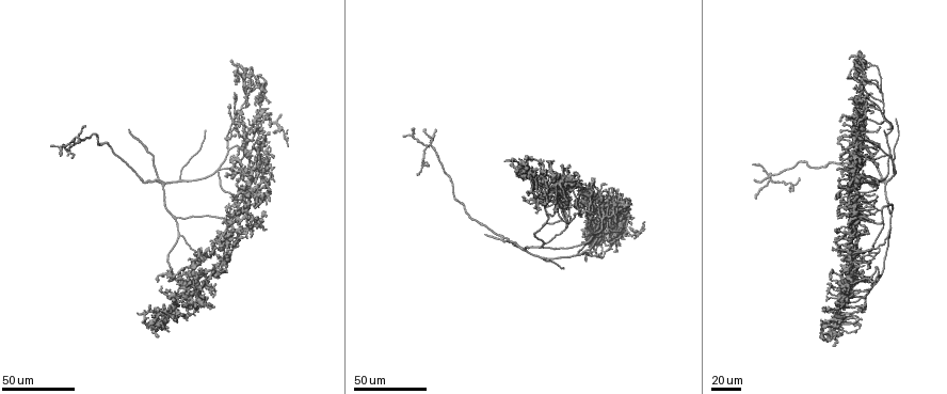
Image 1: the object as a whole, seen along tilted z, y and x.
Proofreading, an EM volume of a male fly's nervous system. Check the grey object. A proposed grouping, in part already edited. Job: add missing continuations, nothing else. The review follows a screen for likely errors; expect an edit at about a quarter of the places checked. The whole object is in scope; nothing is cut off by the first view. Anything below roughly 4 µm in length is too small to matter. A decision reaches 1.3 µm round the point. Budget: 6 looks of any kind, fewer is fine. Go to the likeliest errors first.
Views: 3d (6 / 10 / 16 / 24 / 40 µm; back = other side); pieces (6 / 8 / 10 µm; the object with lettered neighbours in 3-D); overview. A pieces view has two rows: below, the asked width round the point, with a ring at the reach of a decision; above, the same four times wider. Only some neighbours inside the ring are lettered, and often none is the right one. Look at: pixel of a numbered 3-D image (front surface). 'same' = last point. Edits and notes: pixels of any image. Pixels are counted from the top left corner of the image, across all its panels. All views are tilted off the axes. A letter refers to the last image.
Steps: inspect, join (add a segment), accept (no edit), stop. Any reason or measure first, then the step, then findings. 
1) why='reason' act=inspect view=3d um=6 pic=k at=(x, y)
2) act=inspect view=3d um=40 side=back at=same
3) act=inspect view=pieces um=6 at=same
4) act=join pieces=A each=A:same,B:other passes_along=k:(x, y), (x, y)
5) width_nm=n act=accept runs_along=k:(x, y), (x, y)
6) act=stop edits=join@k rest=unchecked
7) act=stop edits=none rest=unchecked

why='long arm stops here' act=inspect view=3d um=40 pic=1 at=(896, 118)

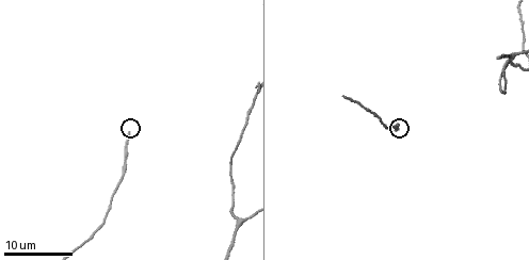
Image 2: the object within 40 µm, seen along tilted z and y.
act=inspect view=pieces um=8 pic=2 at=(128, 133)

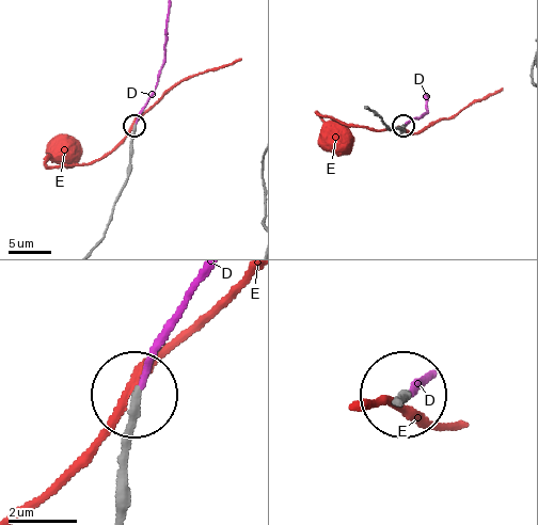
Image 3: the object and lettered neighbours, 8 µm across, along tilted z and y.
width_nm=210 act=join pieces=D each=D:same,E:other passes_along=3:(119, 478), (135, 393), (193, 282) found='it goes on there'

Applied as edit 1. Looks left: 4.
act=inspect view=3d um=40 pic=1 at=(127, 128)

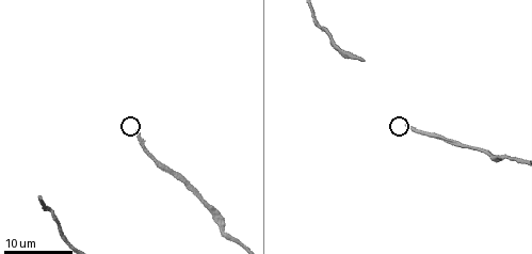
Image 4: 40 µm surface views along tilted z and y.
act=inspect view=pieces um=10 pic=4 at=(137, 131)

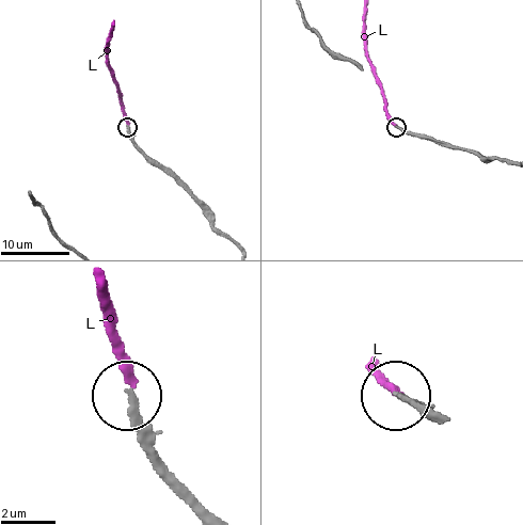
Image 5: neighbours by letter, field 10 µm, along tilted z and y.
act=accept each=L:other runs_along=5:(214, 227), (175, 179), (137, 145), (128, 126) found='none of them fits'

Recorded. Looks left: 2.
why='branch stops here' act=inspect view=3d um=40 pic=1 at=(887, 130)

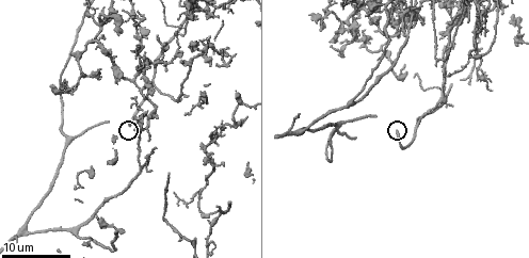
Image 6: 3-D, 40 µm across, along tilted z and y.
act=inspect view=pieces um=8 pic=6 at=(129, 121)

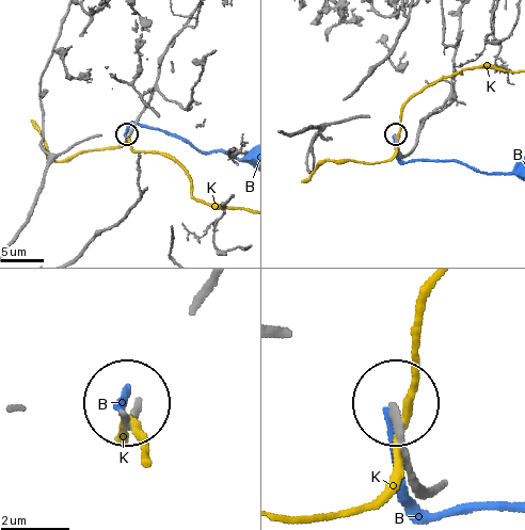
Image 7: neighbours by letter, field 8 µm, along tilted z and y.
width_nm=190 act=accept each=B:other,K:other runs_along=7:(438, 483), (428, 486), (415, 474), (394, 403) found='no lettered segment goes on from it'

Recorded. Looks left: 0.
act=stop edits=join@3 rest=unchecked

